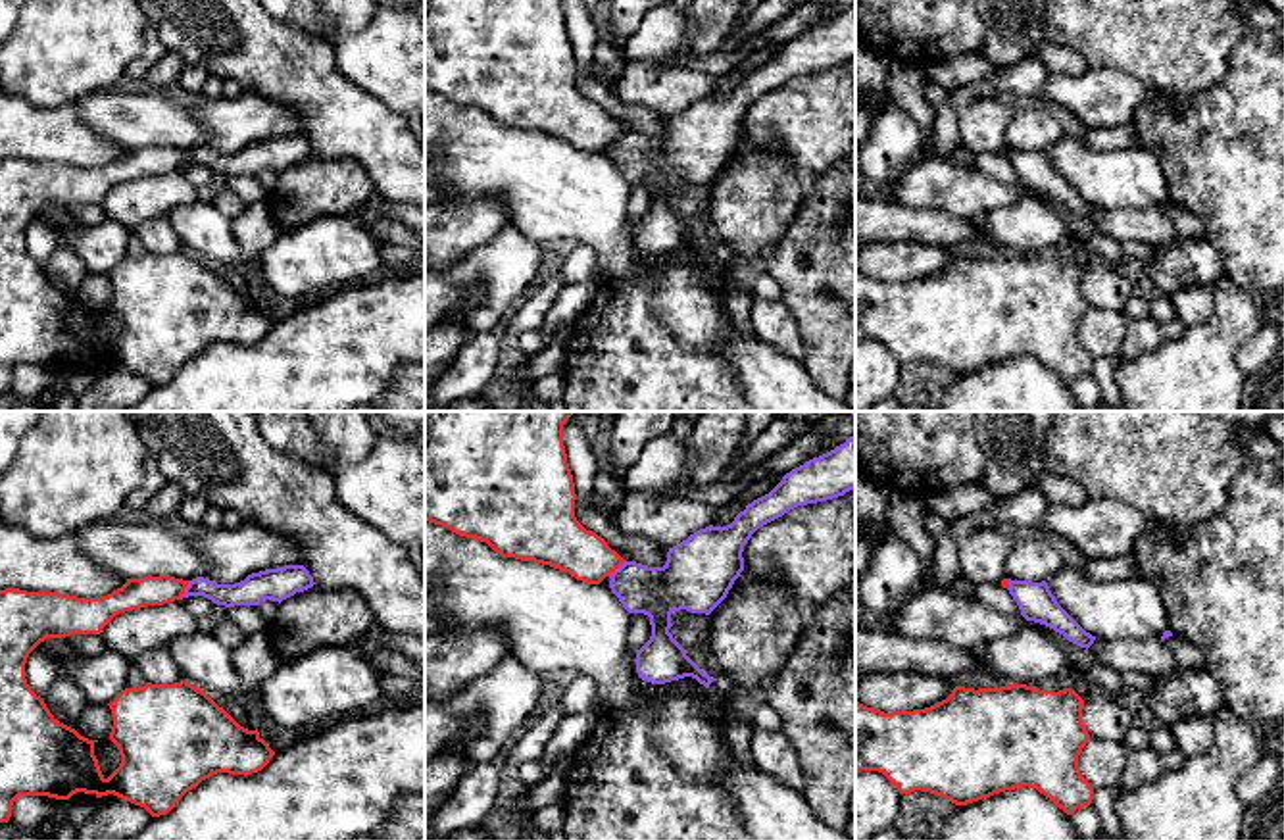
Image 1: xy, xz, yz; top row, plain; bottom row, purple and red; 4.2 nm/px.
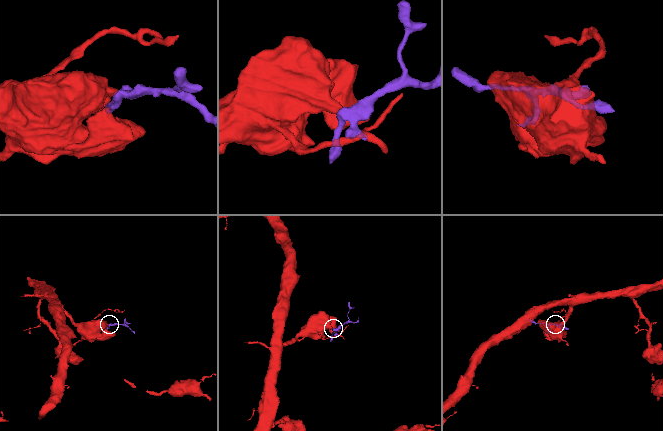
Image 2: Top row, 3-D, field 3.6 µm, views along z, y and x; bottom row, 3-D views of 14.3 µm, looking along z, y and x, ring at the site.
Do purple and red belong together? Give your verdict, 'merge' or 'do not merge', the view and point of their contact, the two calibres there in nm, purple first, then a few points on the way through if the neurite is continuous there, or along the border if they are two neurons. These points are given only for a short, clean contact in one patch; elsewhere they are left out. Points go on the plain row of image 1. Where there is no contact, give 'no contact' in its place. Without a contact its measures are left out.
do not merge | xy (185, 160) | 110/130 nm | along xy (189, 150), (179, 168)

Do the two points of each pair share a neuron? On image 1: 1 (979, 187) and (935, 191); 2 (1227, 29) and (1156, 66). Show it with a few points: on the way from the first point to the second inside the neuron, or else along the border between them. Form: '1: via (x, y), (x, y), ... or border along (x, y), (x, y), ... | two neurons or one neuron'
1: via (967, 189), (946, 189) | one neuron
2: via (1209, 29), (1192, 29), (1173, 49) | one neuron

